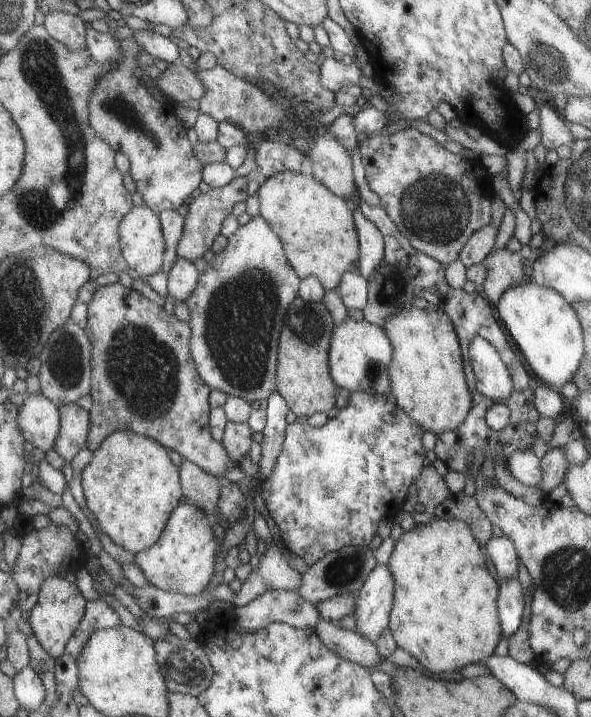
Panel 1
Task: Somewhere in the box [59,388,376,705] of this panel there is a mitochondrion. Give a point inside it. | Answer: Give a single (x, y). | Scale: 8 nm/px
(184, 672)

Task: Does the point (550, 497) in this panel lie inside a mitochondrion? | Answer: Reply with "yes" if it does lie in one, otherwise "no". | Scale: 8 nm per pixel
no

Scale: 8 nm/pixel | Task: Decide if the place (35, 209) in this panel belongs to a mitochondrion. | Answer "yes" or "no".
yes

